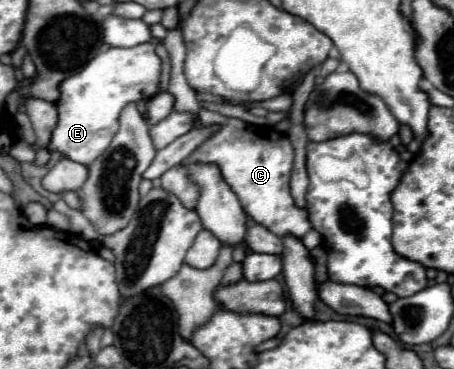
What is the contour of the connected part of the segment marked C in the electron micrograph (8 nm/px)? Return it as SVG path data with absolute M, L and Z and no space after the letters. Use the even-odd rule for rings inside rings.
M179 28L171 30L167 34L167 38L163 40L163 44L165 44L165 48L169 52L169 60L171 60L171 86L167 92L171 92L171 96L175 96L173 110L195 112L195 116L199 116L199 120L195 120L195 128L205 128L207 124L215 124L217 132L215 132L215 136L209 136L195 152L191 152L191 156L187 156L187 160L183 160L183 164L177 164L175 168L167 170L161 176L161 188L167 192L175 192L175 196L179 196L179 200L183 200L185 208L195 208L195 200L199 200L199 188L195 188L195 184L191 184L191 178L187 176L187 164L219 164L223 178L227 180L227 184L231 184L231 190L239 196L239 202L241 202L245 214L251 216L251 220L255 220L257 224L263 224L265 228L271 228L271 232L275 232L275 236L279 236L279 238L283 238L283 236L303 238L311 230L311 224L307 220L307 212L297 208L289 194L289 178L291 178L291 168L293 168L293 160L295 160L295 150L293 150L287 134L277 132L271 126L245 124L243 120L229 118L219 112L201 108L197 104L195 92L191 90L191 86L185 82L185 76L183 76L185 44L181 38L181 30Z

